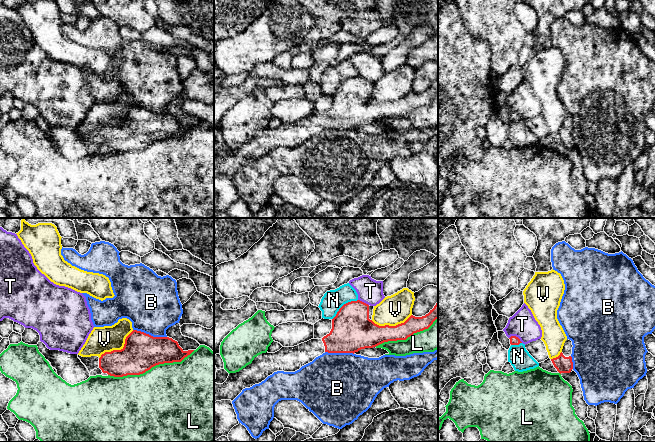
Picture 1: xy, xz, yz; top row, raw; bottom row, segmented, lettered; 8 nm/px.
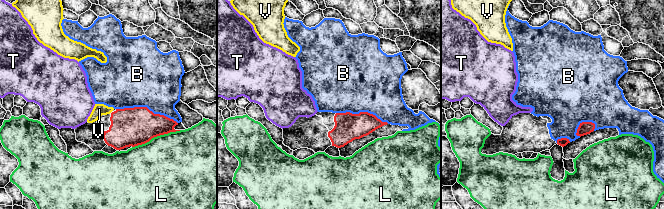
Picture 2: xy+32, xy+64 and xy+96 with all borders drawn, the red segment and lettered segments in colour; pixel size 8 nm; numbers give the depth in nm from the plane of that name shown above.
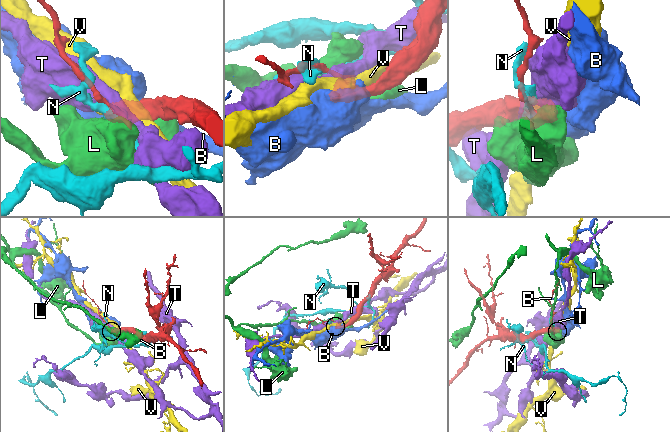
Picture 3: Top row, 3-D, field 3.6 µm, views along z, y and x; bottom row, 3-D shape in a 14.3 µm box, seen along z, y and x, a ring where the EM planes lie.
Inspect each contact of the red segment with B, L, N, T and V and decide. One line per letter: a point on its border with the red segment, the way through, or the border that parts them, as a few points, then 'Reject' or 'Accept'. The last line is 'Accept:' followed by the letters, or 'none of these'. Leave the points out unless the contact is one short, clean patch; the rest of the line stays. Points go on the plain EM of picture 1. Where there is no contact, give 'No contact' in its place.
B: Touches red at xy (150, 111). Reject
L: Touches red at xy (151, 143). Reject
N: Touches red at xz (343, 81). Reject
T: Touches red at yz (515, 112). Reject
V: Touches red at xy (118, 126). Reject
Accept: none of these

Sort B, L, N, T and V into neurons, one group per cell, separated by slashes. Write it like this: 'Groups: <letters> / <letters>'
Groups: B / L / N / T / V

